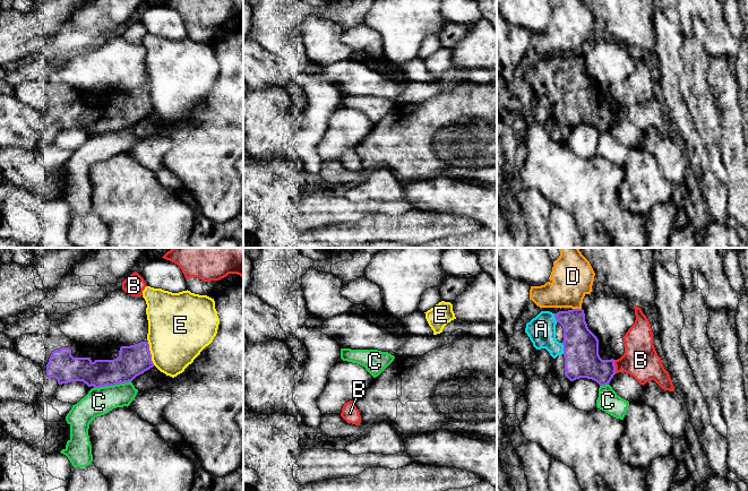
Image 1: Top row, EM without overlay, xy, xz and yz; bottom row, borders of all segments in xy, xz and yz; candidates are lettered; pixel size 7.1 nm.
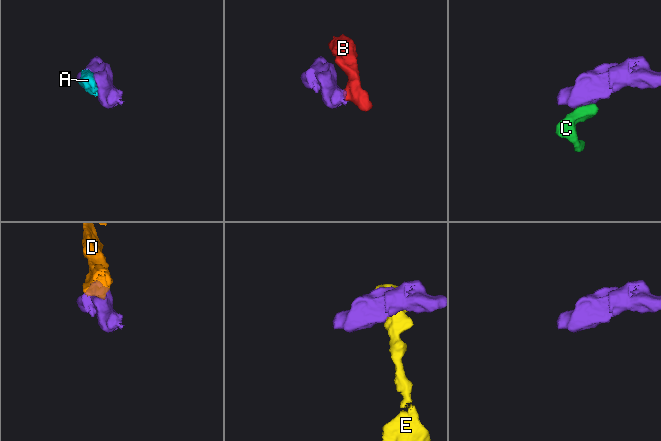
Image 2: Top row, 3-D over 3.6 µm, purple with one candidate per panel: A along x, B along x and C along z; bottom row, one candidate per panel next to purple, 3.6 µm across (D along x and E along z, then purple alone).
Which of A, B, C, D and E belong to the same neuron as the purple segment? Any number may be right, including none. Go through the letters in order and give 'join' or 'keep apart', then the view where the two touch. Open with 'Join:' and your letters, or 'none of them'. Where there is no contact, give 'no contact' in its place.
Join: A
A: join | yz
B: keep apart | yz
C: keep apart | xy
D: keep apart | yz
E: keep apart | xy

